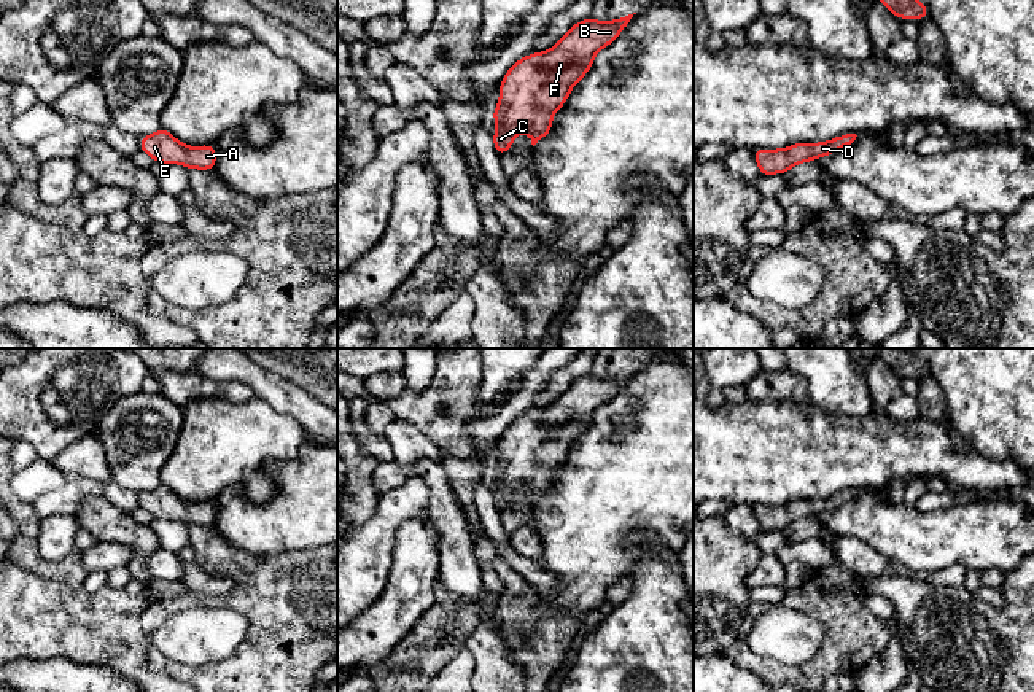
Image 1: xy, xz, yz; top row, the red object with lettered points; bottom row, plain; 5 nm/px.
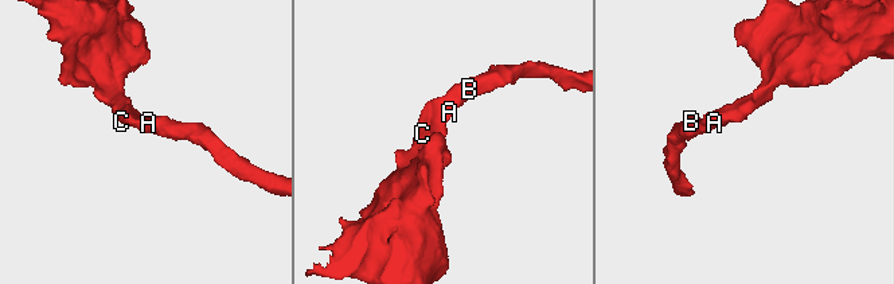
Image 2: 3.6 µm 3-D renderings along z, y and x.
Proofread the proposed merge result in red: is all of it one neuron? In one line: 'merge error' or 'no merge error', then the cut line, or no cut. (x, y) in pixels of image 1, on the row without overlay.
no merge error; cut none

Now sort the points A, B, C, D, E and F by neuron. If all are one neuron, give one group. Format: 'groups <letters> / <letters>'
groups A B C D E F

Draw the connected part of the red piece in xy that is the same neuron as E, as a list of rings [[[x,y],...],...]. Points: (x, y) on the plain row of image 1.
[[[159,484],[153,492],[138,495],[140,507],[146,509],[154,519],[183,520],[188,527],[213,527],[216,520],[215,501],[188,503],[180,500],[167,485]]]

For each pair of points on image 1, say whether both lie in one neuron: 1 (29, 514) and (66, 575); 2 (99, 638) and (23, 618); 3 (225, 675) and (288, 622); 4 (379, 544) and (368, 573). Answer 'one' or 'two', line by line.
1: one
2: one
3: one
4: one

